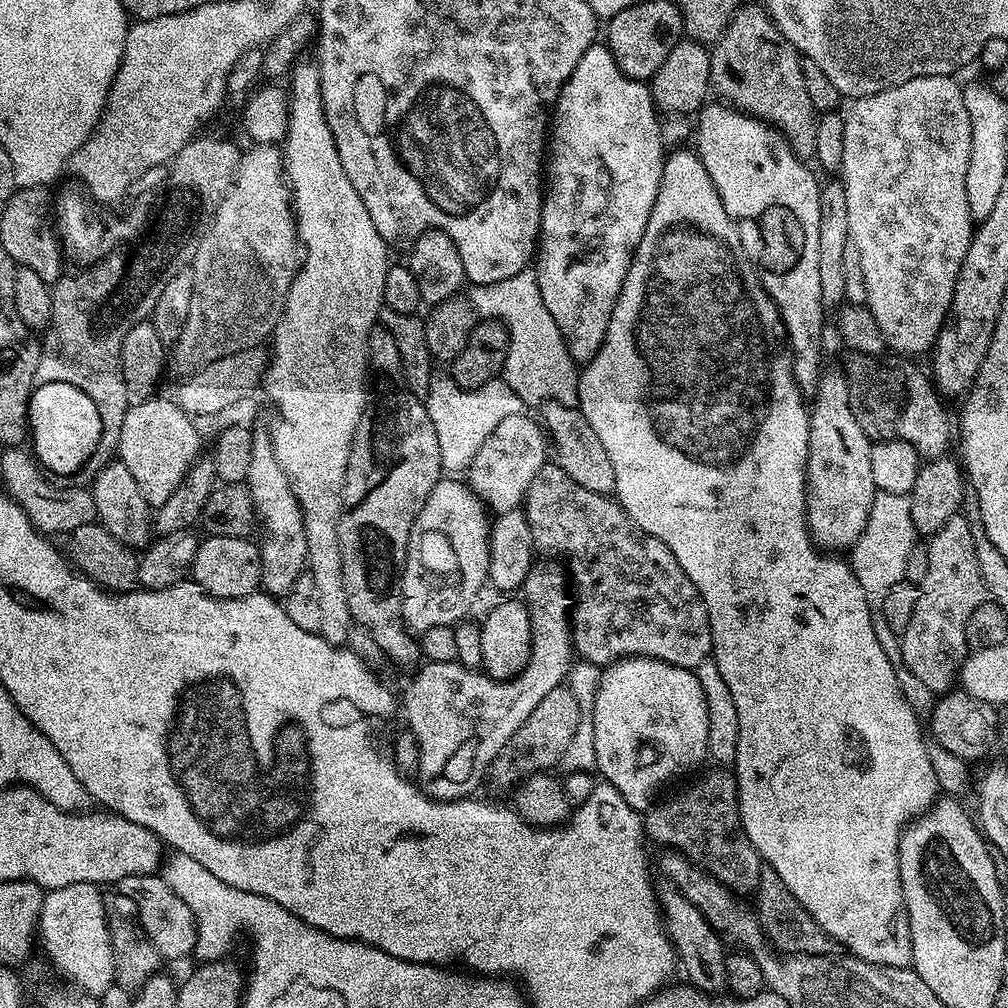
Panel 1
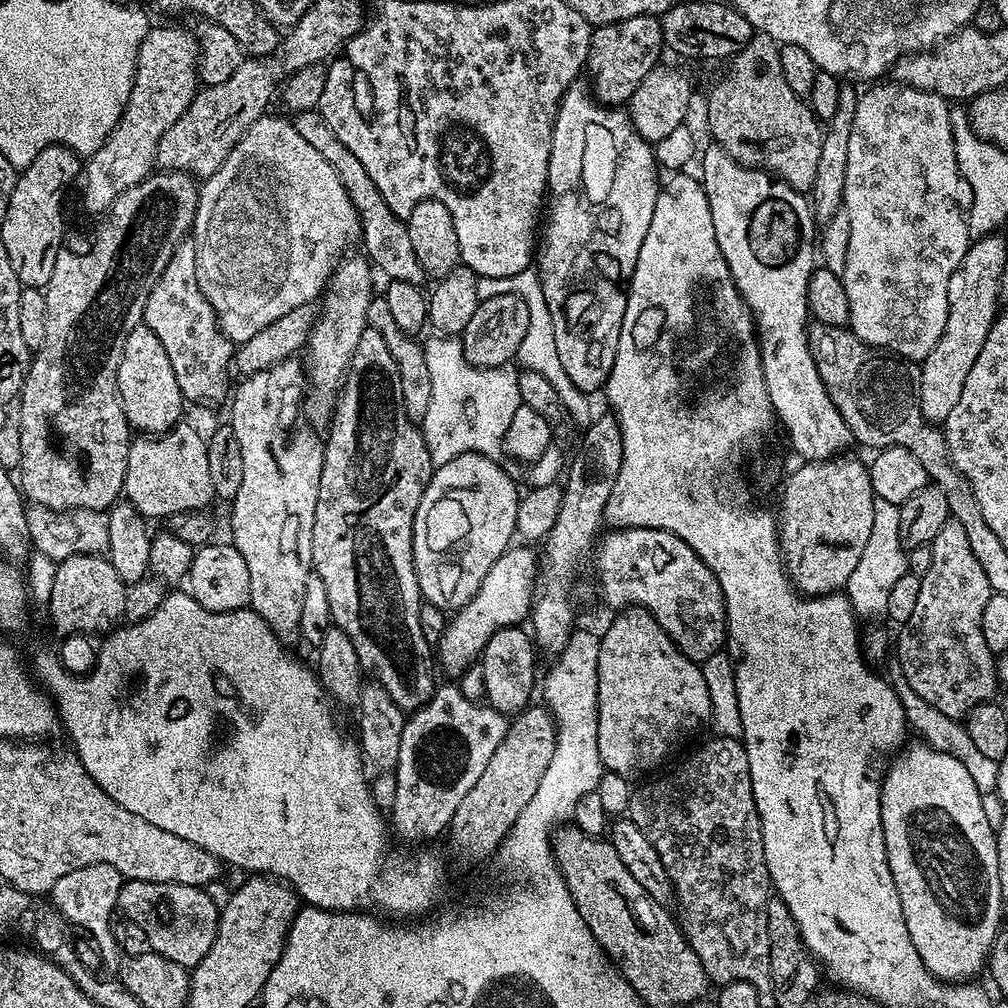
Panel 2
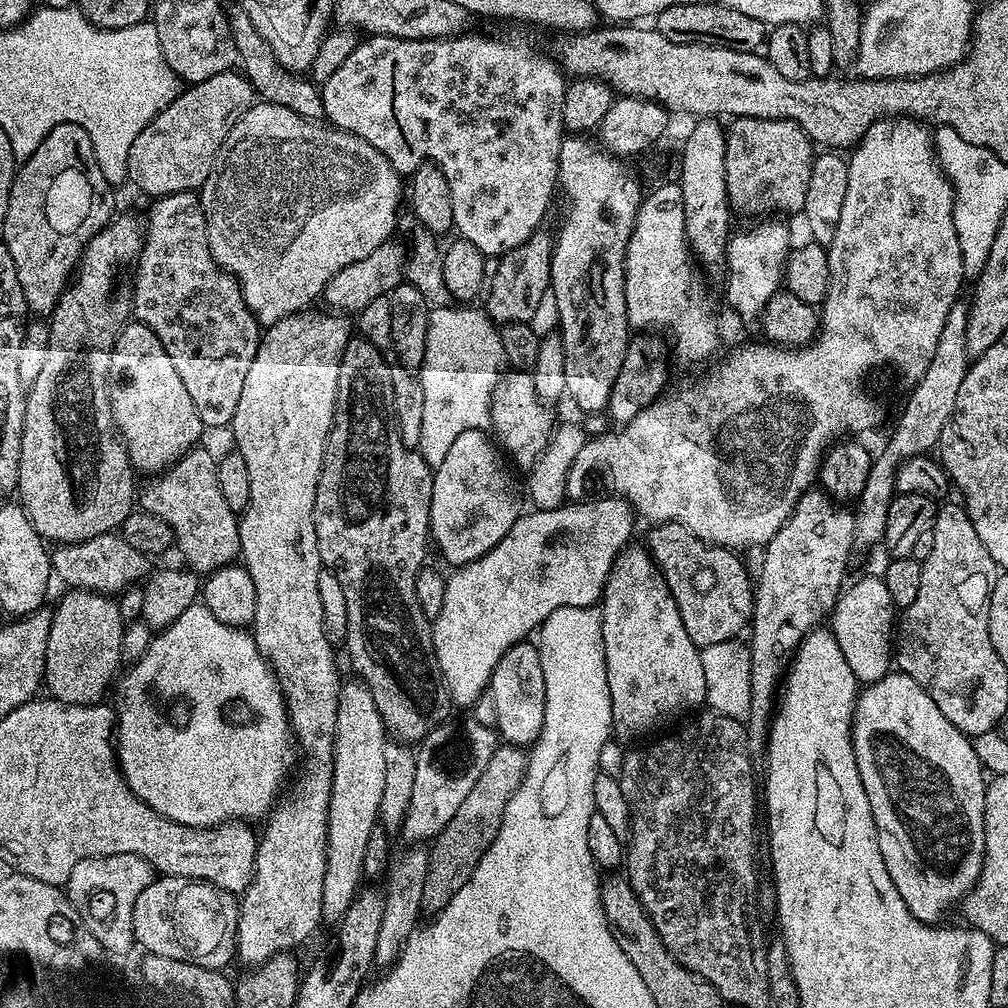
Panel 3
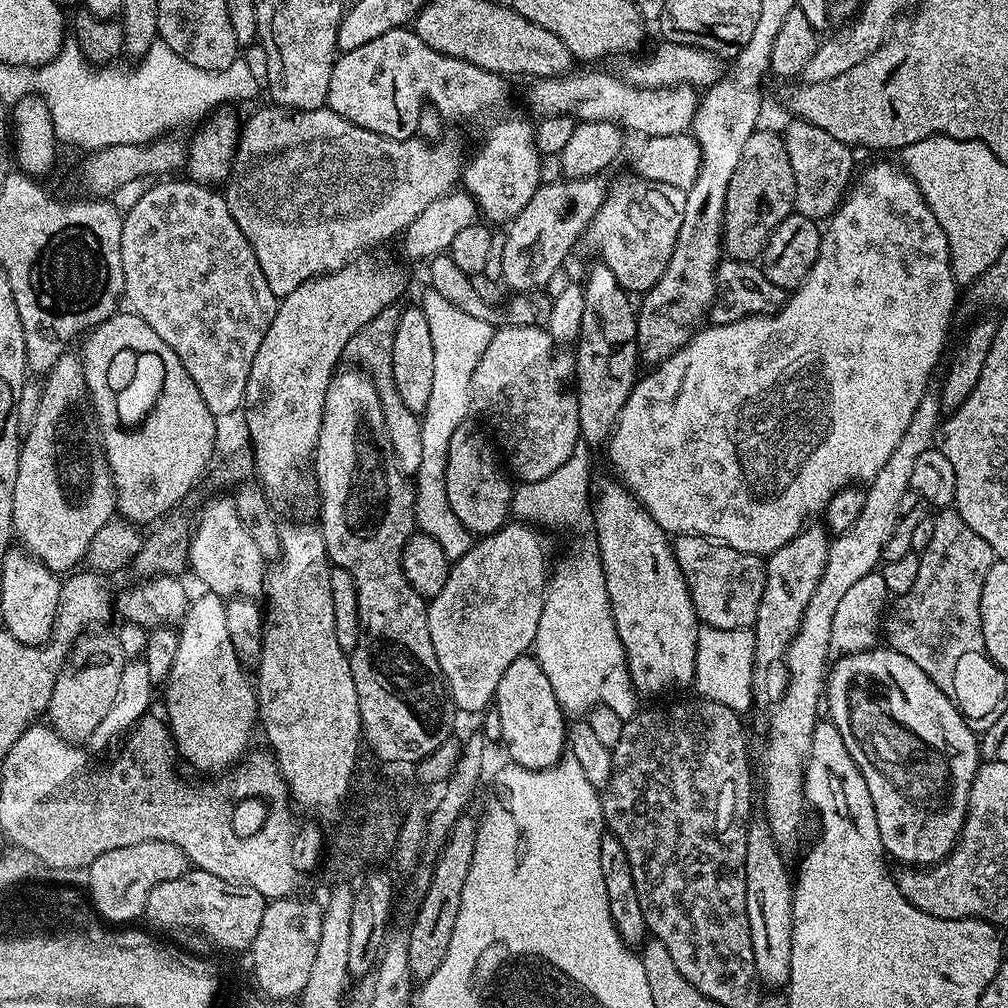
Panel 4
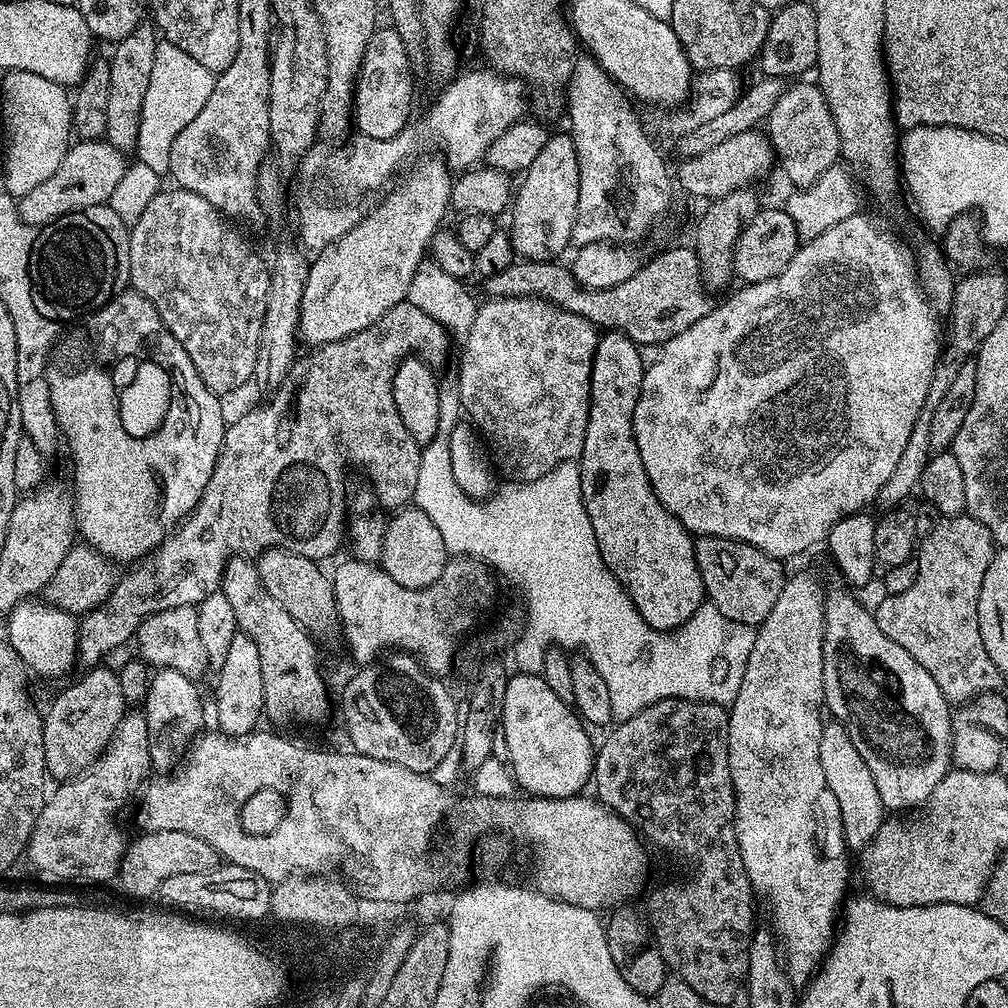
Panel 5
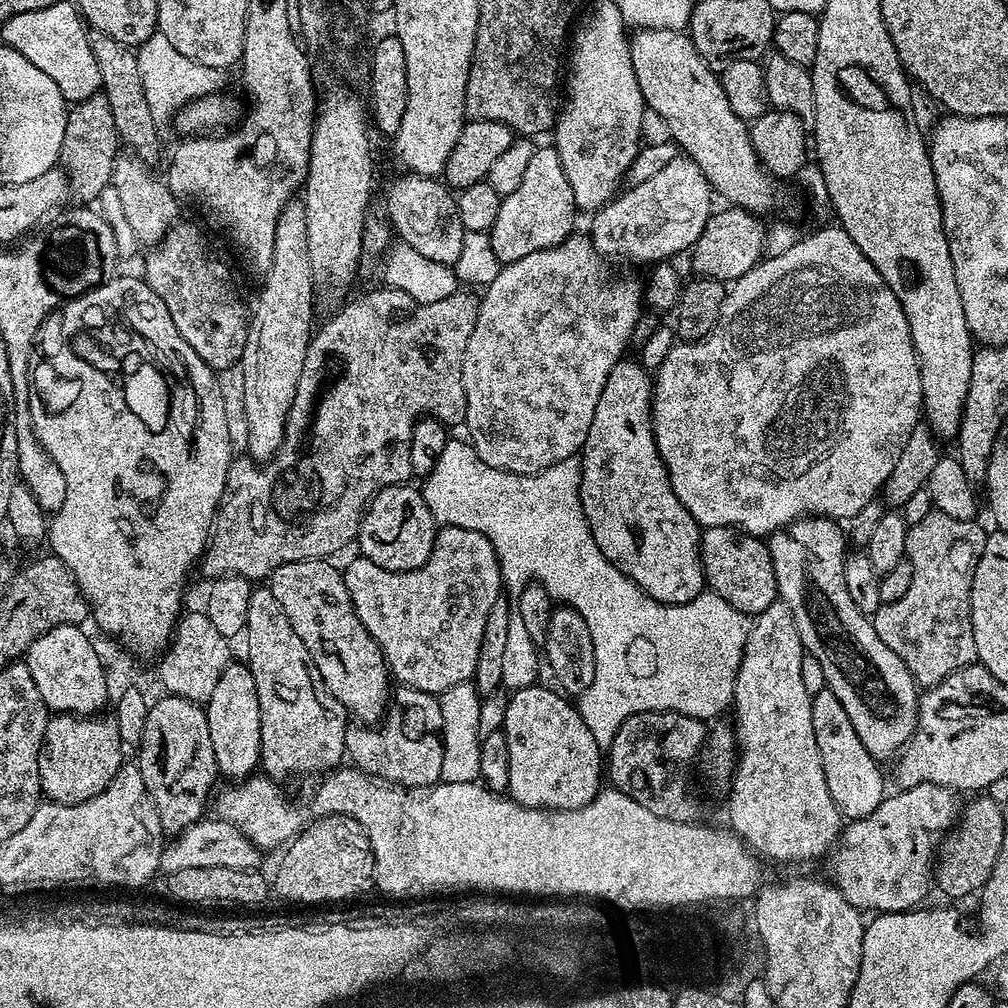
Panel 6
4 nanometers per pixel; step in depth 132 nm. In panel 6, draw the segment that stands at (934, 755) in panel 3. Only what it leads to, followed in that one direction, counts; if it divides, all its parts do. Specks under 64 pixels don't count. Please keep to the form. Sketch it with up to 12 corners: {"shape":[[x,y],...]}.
{"shape":[[800,517],[766,543],[805,653],[877,762],[921,693],[846,590],[845,529]]}

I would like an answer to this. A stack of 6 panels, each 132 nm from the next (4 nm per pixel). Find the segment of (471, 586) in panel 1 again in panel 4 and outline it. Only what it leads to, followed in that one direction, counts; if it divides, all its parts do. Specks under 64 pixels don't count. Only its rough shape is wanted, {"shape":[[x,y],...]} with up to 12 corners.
{"shape":[[475,419],[448,447],[446,492],[461,529],[504,527],[513,481]]}

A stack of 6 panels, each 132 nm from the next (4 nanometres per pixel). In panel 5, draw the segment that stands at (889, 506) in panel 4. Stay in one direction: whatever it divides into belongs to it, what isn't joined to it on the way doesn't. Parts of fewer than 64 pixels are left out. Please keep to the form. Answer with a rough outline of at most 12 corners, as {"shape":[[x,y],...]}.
{"shape":[[789,575],[728,713],[736,837],[793,985],[848,892],[825,589]]}

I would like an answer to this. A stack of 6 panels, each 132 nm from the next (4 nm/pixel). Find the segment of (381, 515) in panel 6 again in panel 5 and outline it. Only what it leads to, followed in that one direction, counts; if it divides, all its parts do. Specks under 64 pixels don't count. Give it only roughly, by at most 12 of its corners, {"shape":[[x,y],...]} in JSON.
{"shape":[[418,507],[389,519],[379,559],[406,589],[424,589],[450,559]]}

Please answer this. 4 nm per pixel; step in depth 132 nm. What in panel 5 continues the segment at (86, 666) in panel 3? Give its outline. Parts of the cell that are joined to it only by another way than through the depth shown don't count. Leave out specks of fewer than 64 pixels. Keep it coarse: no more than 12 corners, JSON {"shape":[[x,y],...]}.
{"shape":[[92,666],[44,717],[56,782],[103,756],[126,705],[120,677]]}

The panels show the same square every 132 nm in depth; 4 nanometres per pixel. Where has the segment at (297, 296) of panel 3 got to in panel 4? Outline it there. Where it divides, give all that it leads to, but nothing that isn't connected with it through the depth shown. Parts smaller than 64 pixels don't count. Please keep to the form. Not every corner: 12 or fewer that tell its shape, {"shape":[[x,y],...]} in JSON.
{"shape":[[260,108],[222,195],[277,298],[457,187],[447,142]]}

